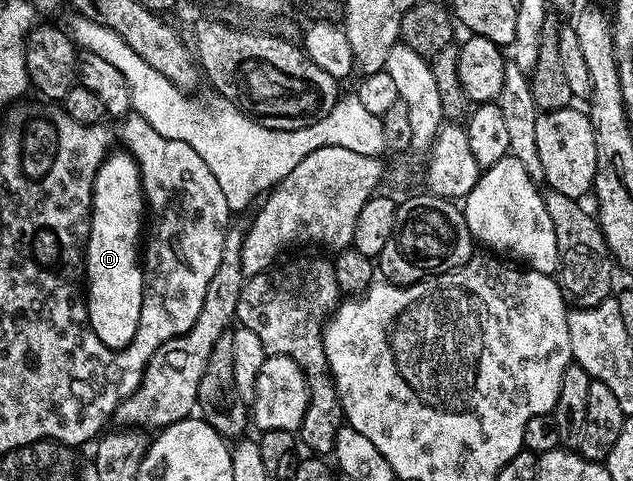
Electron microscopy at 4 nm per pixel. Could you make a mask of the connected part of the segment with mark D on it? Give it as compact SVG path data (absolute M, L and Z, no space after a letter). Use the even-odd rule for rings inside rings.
M127 151L120 152L106 156L93 180L93 212L89 218L89 235L85 242L84 280L87 282L89 325L108 349L126 349L135 339L135 331L141 326L143 291L147 280L143 265L137 262L139 242L143 237L141 216L147 213L145 195L141 192L141 172L137 161Z

